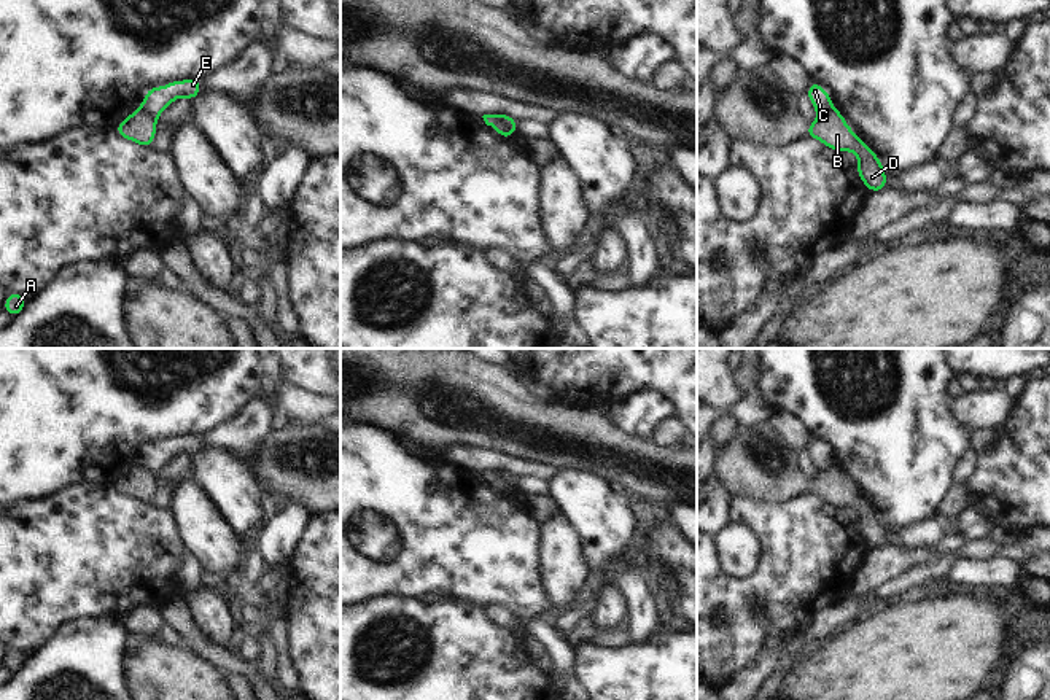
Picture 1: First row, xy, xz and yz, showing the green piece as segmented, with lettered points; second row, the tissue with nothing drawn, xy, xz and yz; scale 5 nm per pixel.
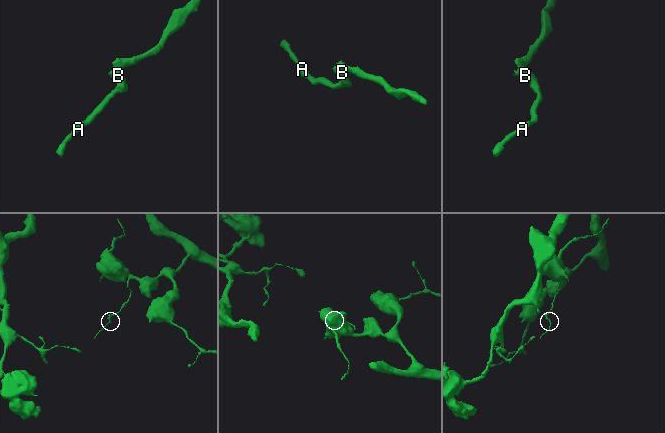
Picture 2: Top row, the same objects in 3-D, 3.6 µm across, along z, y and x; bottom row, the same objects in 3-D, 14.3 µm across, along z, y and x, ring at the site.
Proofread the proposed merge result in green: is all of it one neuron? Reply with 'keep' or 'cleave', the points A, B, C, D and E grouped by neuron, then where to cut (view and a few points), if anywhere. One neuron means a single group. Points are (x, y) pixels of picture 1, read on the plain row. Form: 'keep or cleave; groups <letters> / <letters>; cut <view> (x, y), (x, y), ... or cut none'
cleave; groups A B D / C E; cut xz (490, 471), (514, 489)

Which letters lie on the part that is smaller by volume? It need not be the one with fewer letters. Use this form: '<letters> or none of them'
A, B, D

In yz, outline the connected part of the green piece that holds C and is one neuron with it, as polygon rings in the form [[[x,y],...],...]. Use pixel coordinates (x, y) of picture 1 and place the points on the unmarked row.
[[[813,438],[805,449],[819,472],[835,466],[830,450],[826,449],[819,438]]]

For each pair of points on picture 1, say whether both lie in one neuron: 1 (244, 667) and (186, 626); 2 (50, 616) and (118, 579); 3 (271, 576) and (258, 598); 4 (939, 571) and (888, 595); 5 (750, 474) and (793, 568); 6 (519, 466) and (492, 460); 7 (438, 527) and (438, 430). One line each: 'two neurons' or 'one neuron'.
1: one neuron
2: one neuron
3: one neuron
4: one neuron
5: two neurons
6: one neuron
7: two neurons

